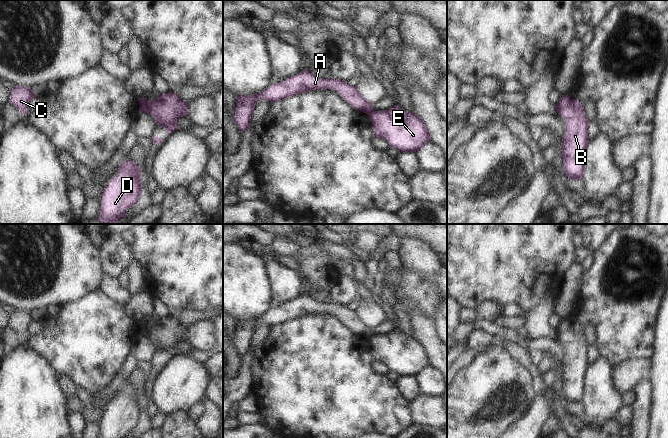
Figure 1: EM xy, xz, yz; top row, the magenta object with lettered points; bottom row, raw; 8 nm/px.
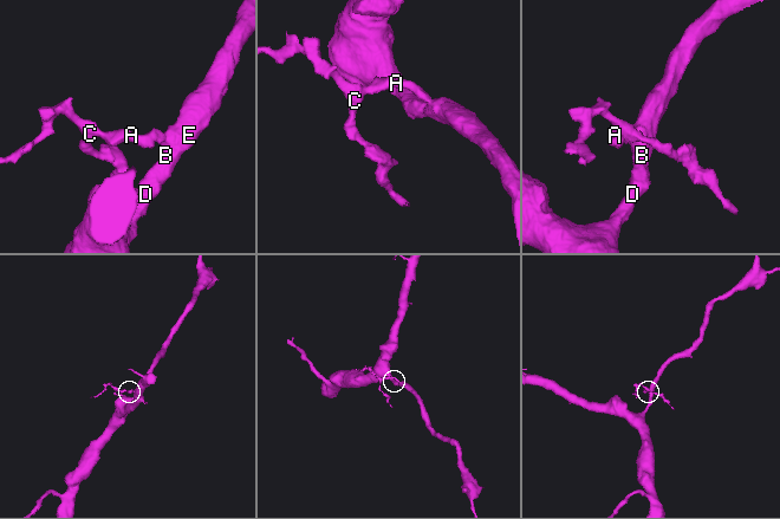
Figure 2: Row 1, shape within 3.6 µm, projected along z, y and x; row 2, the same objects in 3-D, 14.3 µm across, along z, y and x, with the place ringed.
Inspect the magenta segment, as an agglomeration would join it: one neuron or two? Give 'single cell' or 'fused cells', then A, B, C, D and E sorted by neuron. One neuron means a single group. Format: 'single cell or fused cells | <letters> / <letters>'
fused cells | A C / B D E

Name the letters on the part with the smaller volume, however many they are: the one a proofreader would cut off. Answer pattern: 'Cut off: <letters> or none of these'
Cut off: A, C

